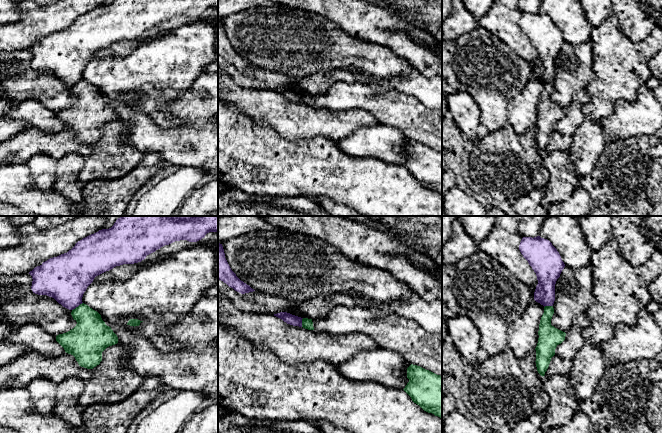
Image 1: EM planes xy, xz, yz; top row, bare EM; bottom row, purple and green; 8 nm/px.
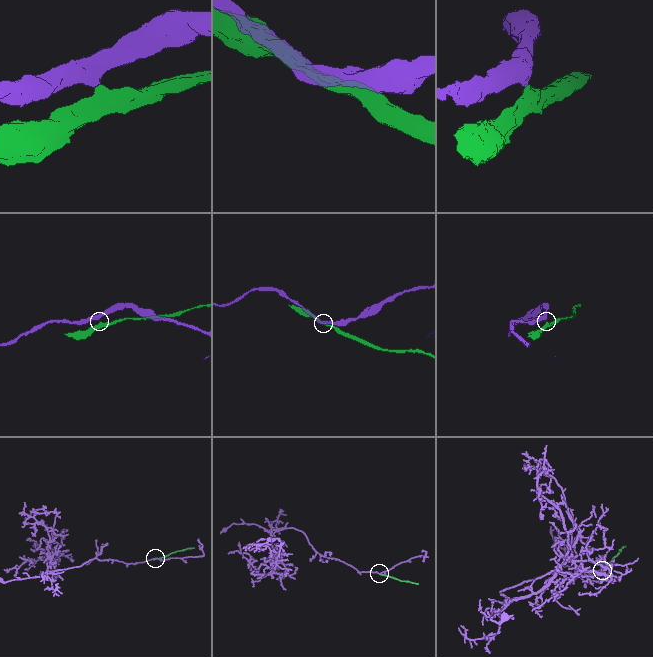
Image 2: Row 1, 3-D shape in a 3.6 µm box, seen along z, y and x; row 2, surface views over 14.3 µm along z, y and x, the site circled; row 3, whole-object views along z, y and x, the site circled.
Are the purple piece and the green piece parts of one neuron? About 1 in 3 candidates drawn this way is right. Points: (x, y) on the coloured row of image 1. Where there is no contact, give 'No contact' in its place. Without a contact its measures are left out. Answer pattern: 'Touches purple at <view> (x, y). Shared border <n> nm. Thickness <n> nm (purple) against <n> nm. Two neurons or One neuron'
Touches purple at xy (77, 306). Shared border 110 nm. Thickness 380 nm (purple) against 280 nm. Two neurons

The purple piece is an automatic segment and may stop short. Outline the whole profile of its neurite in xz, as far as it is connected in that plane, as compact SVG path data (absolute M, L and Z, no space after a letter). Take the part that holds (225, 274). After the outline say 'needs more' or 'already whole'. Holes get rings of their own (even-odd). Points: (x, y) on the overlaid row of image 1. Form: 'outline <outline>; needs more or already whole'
outline M218 243L218 279L241 294L255 291L249 285L241 281L231 270L225 258L223 246L220 243Z; already whole

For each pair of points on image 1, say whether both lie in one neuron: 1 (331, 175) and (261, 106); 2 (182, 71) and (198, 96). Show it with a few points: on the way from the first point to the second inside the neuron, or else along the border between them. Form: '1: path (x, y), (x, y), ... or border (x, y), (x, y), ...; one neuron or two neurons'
1: border (275, 130), (288, 140), (307, 140), (319, 136); two neurons
2: border (204, 71), (189, 88), (177, 97); two neurons

